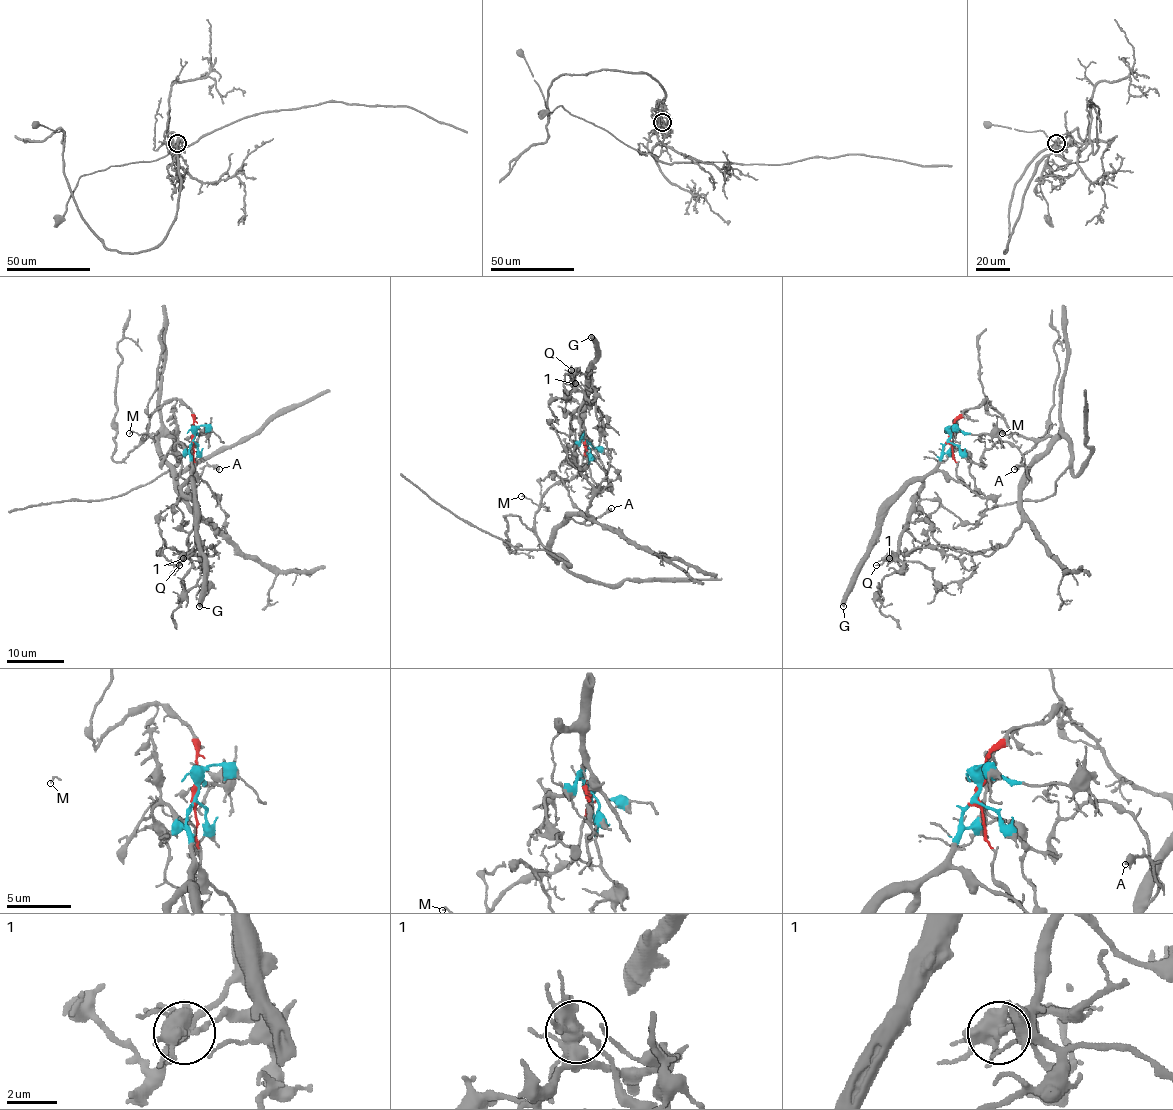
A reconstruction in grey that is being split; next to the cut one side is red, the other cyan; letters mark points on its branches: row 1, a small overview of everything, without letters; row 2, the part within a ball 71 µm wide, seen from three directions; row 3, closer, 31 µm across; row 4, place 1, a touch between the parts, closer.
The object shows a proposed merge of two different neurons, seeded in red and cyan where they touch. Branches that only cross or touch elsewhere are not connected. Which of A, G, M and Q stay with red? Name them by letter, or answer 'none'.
A, M

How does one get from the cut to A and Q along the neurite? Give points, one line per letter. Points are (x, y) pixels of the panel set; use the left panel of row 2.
A: (193, 437), (192, 410), (177, 399), (150, 416), (143, 434), (180, 484), (206, 466), (219, 469)
Q: (193, 437), (192, 476), (182, 489), (196, 506), (196, 535), (194, 545), (179, 565)

